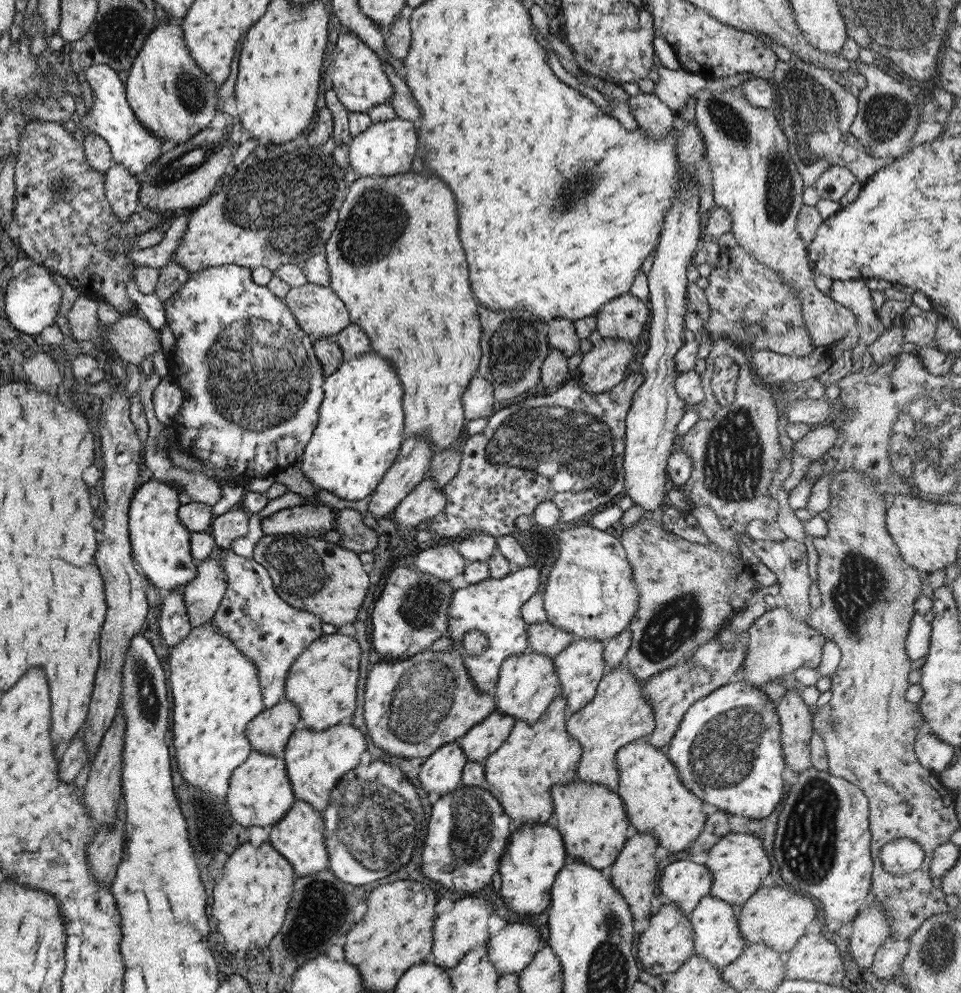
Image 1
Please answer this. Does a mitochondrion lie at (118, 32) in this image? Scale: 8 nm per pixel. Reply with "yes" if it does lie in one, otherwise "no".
yes

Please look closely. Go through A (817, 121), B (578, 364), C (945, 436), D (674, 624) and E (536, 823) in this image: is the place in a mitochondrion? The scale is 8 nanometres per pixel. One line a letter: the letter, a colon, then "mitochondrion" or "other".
A: mitochondrion
B: other
C: mitochondrion
D: mitochondrion
E: other

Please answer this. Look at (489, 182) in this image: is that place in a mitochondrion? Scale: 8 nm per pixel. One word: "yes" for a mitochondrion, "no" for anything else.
no

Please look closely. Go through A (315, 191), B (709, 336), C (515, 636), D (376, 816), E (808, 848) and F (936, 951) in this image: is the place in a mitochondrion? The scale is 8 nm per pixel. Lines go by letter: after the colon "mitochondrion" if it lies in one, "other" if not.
A: mitochondrion
B: other
C: other
D: mitochondrion
E: mitochondrion
F: mitochondrion

